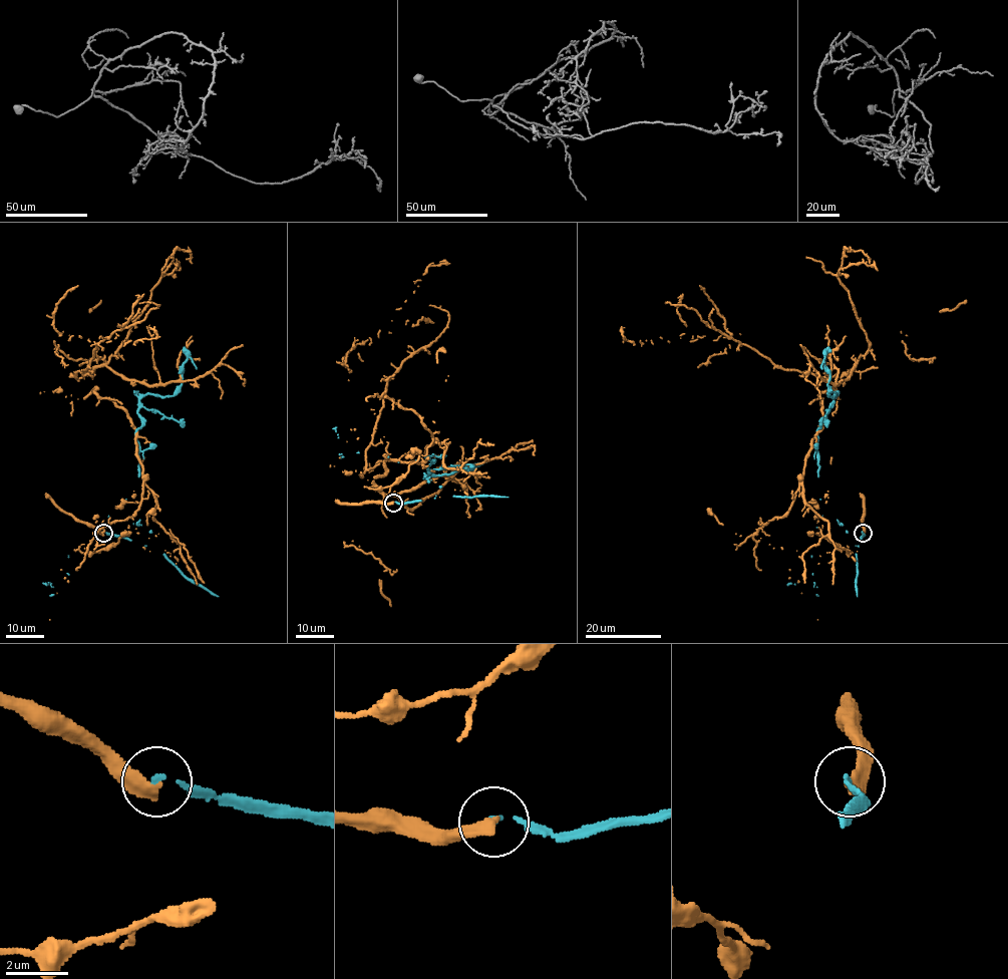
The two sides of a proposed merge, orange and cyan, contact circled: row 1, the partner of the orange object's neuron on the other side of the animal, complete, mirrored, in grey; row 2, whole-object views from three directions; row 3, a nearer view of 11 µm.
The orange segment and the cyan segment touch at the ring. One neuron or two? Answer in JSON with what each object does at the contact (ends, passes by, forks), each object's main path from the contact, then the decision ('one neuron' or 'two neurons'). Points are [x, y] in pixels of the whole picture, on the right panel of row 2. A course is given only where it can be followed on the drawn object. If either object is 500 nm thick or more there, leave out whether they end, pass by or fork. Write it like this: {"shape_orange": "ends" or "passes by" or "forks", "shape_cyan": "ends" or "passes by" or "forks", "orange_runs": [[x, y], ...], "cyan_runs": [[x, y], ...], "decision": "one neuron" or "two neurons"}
{"shape_orange": "ends", "shape_cyan": "ends", "orange_runs": [[862, 532], [841, 549], [799, 493], [841, 374], [776, 367], [666, 303], [691, 340], [730, 336], [700, 285]], "cyan_runs": [[862, 532], [860, 540], [846, 530], [820, 499], [817, 430], [835, 393], [828, 395], [824, 356], [822, 369]], "decision": "two neurons"}

